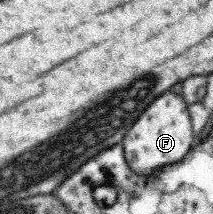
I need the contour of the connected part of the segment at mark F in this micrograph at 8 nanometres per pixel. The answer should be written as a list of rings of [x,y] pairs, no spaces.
[[[168,91],[135,120],[121,145],[127,166],[133,174],[155,176],[157,170],[181,162],[191,152],[193,142],[195,142],[195,133],[188,105],[183,100],[183,96]]]

